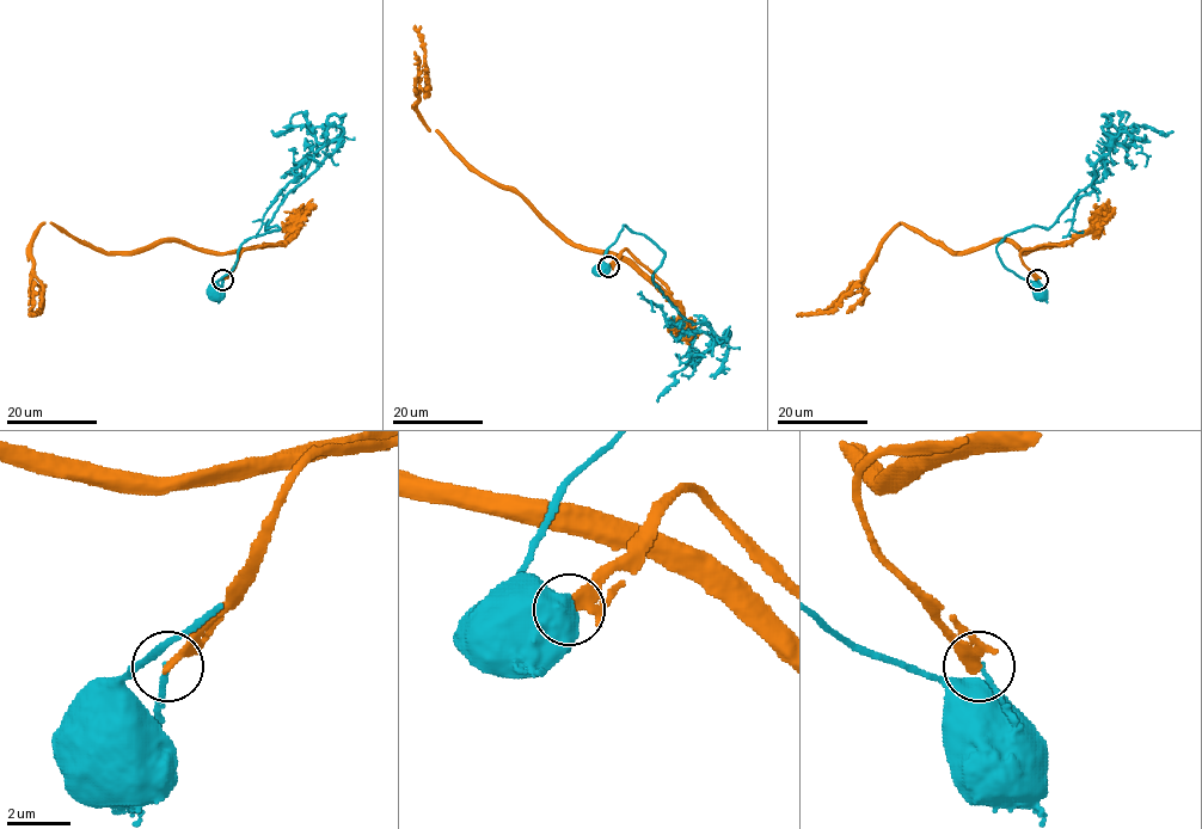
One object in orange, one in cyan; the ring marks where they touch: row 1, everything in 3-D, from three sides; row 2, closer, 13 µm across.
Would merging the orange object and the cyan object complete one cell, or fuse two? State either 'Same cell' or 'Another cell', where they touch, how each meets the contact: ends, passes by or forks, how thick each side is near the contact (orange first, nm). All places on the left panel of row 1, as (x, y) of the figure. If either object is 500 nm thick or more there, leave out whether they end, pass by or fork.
Another cell. Place: (222, 280). At the ring orange ends. At the ring cyan ends. Thickness 320 nm (orange) against 130 nm

